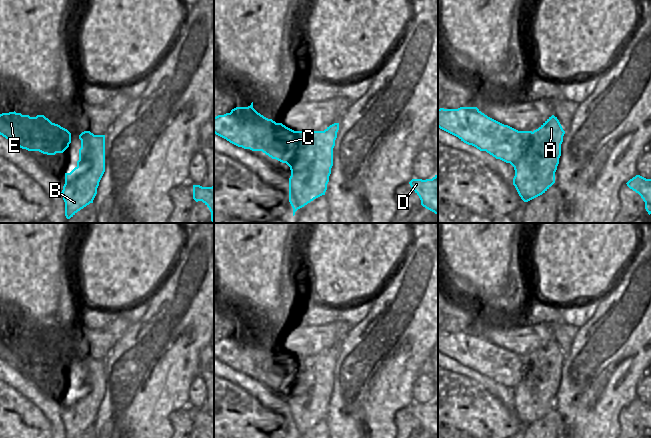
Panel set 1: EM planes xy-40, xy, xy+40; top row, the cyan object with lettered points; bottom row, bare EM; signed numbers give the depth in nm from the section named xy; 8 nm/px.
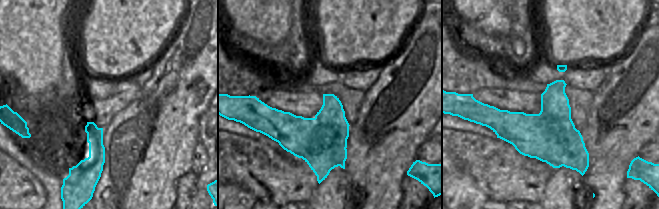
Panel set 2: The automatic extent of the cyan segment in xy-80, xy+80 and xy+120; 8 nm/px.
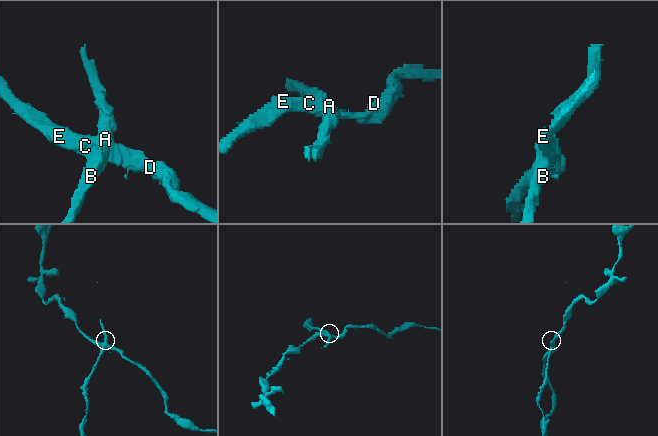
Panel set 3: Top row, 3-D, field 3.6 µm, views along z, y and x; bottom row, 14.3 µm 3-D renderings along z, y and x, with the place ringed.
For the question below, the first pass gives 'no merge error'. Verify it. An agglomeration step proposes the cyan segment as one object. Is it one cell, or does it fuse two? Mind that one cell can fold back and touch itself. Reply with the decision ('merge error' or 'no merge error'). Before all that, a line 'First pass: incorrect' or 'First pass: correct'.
First pass: incorrect
merge error

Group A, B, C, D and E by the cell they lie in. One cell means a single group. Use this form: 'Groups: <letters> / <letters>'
Groups: A B / C D E

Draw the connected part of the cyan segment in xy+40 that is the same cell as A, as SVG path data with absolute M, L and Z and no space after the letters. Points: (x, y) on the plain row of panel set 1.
M554 339L529 358L527 370L533 374L536 389L530 403L521 402L520 391L514 391L513 402L513 409L524 426L542 419L555 407L564 358L565 355Z

